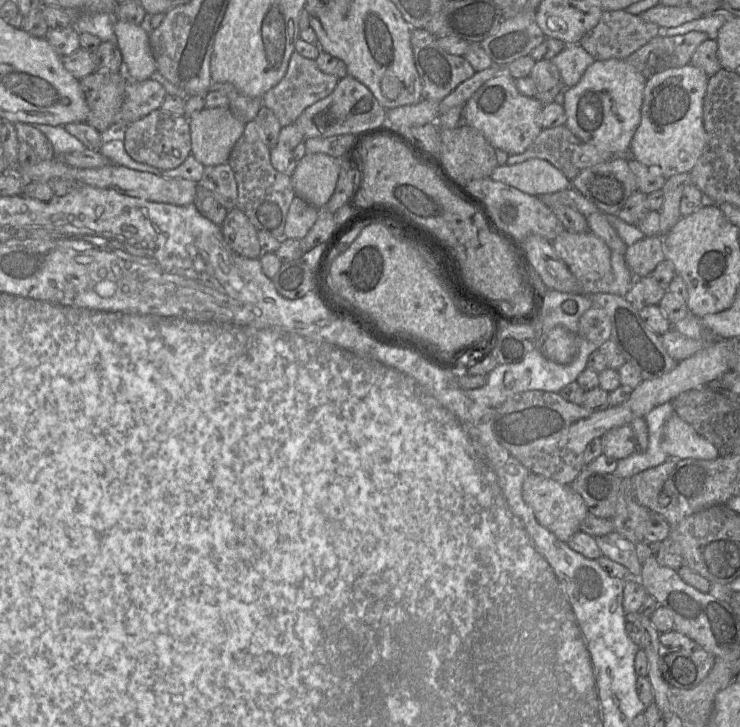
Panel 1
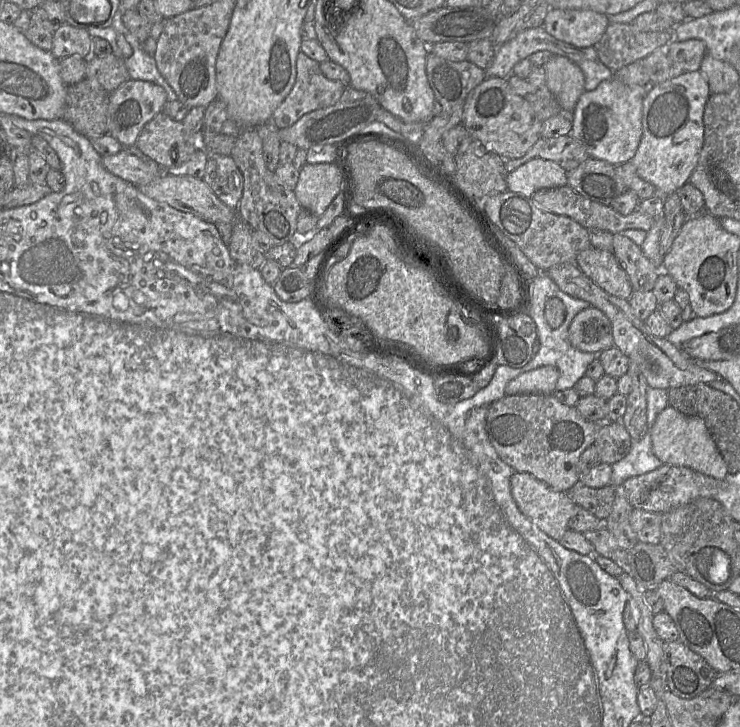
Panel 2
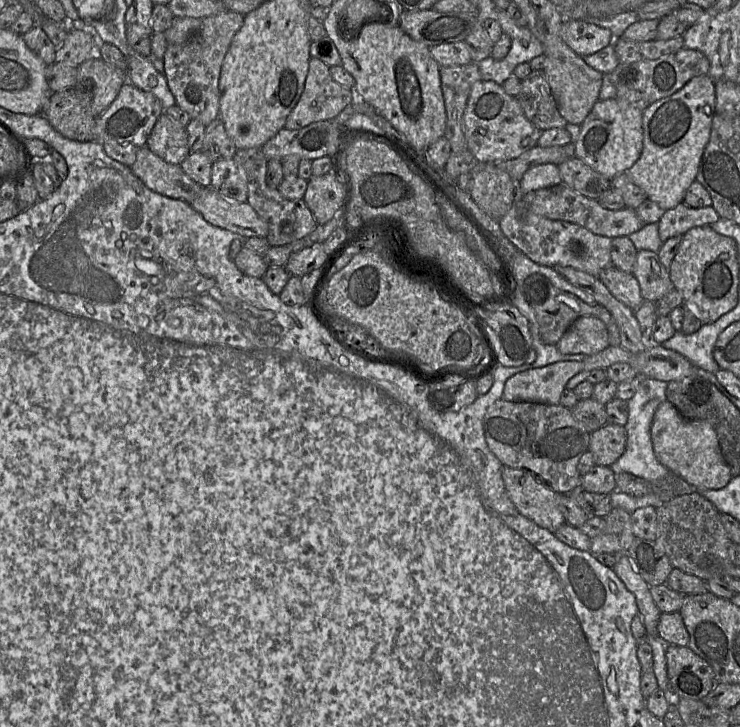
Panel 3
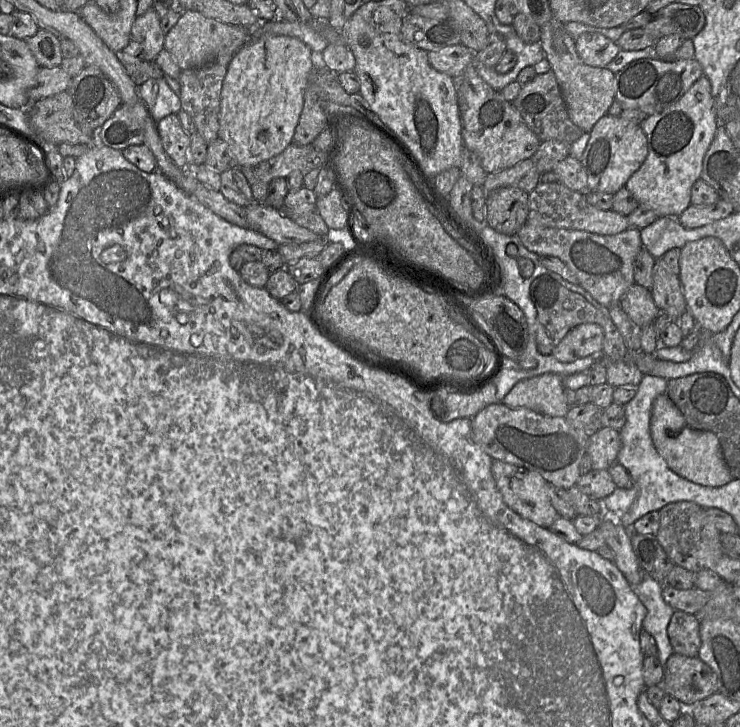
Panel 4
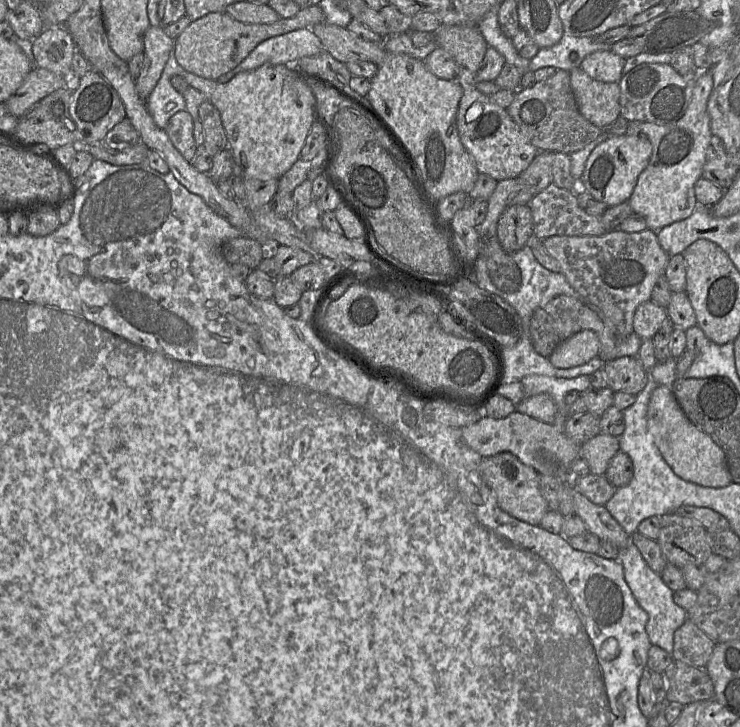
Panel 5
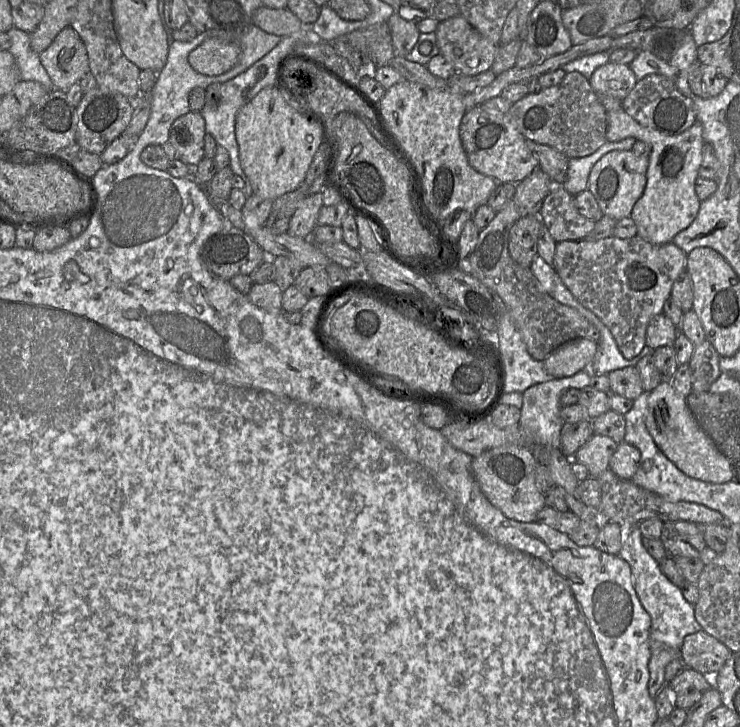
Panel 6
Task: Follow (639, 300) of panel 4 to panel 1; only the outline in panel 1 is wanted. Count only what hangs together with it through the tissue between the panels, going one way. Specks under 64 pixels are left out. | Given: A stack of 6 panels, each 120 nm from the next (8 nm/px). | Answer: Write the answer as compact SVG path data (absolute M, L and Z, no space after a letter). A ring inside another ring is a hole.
M564 230L552 242L556 254L565 262L582 287L582 294L609 293L609 285L614 280L611 269L611 251L608 246L591 231L572 233Z

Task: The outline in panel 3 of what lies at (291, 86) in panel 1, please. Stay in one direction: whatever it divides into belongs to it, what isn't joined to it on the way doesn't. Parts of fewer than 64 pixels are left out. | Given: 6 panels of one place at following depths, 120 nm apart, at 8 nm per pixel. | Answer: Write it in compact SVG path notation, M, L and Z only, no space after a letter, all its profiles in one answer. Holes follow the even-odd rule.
M311 57L303 93L287 117L284 128L299 130L314 122L333 119L355 98L354 89L335 82L329 66Z

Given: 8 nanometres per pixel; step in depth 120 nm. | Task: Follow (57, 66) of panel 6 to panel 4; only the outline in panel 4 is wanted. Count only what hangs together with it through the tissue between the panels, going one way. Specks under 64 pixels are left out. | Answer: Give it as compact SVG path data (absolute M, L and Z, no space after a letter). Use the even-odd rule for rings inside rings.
M39 29L35 35L25 40L41 68L60 66L63 54L60 39L47 30Z

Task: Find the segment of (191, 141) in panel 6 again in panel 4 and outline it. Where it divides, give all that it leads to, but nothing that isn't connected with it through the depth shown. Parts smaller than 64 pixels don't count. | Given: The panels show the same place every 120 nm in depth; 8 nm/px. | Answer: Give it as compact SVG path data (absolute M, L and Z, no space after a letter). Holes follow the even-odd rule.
M170 114L157 122L157 130L168 156L178 167L188 168L191 138L183 129L177 114Z

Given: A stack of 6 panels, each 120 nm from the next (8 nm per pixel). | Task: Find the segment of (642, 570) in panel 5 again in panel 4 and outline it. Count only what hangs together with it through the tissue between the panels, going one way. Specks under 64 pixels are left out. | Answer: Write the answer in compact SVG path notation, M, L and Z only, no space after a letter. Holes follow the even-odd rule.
M643 574L641 582L632 587L646 608L646 615L642 623L643 630L654 638L658 651L657 658L664 666L674 653L668 638L667 627L675 610L663 599L663 583Z

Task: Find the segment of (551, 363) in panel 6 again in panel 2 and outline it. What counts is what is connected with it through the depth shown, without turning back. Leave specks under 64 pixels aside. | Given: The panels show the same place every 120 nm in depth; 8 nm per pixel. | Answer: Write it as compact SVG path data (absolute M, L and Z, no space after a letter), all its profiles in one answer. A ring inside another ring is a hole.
M591 305L574 316L568 328L568 340L574 348L597 356L614 346L609 319Z

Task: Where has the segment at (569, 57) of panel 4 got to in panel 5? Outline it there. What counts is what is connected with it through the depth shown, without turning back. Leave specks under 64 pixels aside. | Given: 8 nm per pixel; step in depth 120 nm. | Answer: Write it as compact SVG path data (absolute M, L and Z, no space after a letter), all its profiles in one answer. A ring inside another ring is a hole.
M580 67L569 74L578 109L588 121L604 130L620 116L618 83L597 81Z

